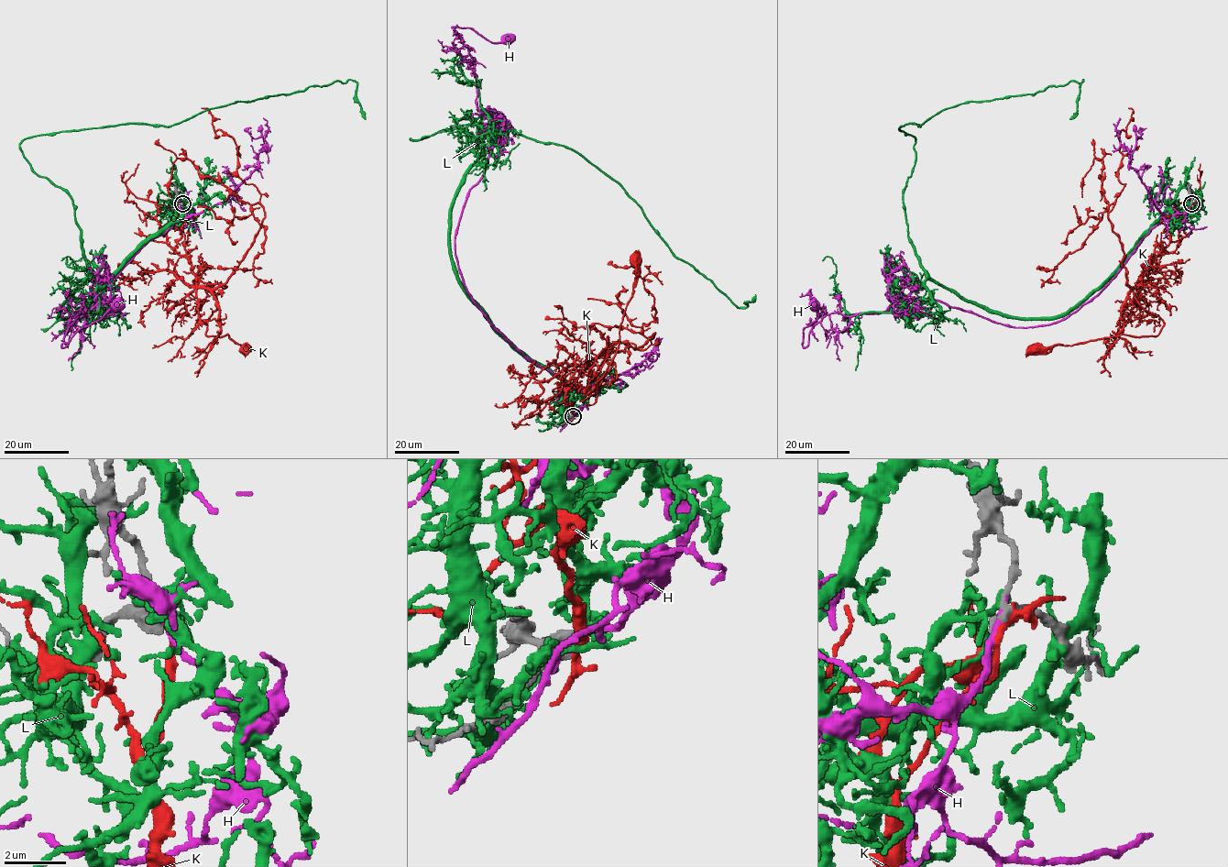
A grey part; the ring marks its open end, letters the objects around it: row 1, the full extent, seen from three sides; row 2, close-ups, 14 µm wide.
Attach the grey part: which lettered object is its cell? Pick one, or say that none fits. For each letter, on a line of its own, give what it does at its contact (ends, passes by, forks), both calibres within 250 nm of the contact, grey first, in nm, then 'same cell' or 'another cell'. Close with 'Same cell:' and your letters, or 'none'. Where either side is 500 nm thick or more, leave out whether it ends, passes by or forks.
H: it ends; calibres 400 and 240 nm; same cell
K: it passes by; calibres 400 and 240 nm; another cell
L: it passes by; calibres 280 and 240 nm; another cell
Same cell: H

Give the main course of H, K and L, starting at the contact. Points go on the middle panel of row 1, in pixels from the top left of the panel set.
H: (573, 416), (583, 390), (488, 321), (455, 253), (491, 120), (452, 28), (507, 39)
K: (573, 416), (565, 391), (587, 365), (605, 357), (608, 367), (597, 389), (618, 346), (639, 273), (635, 261)
L: (572, 415), (452, 258), (481, 150), (464, 127), (411, 138), (487, 124), (575, 149), (739, 308), (756, 294)

